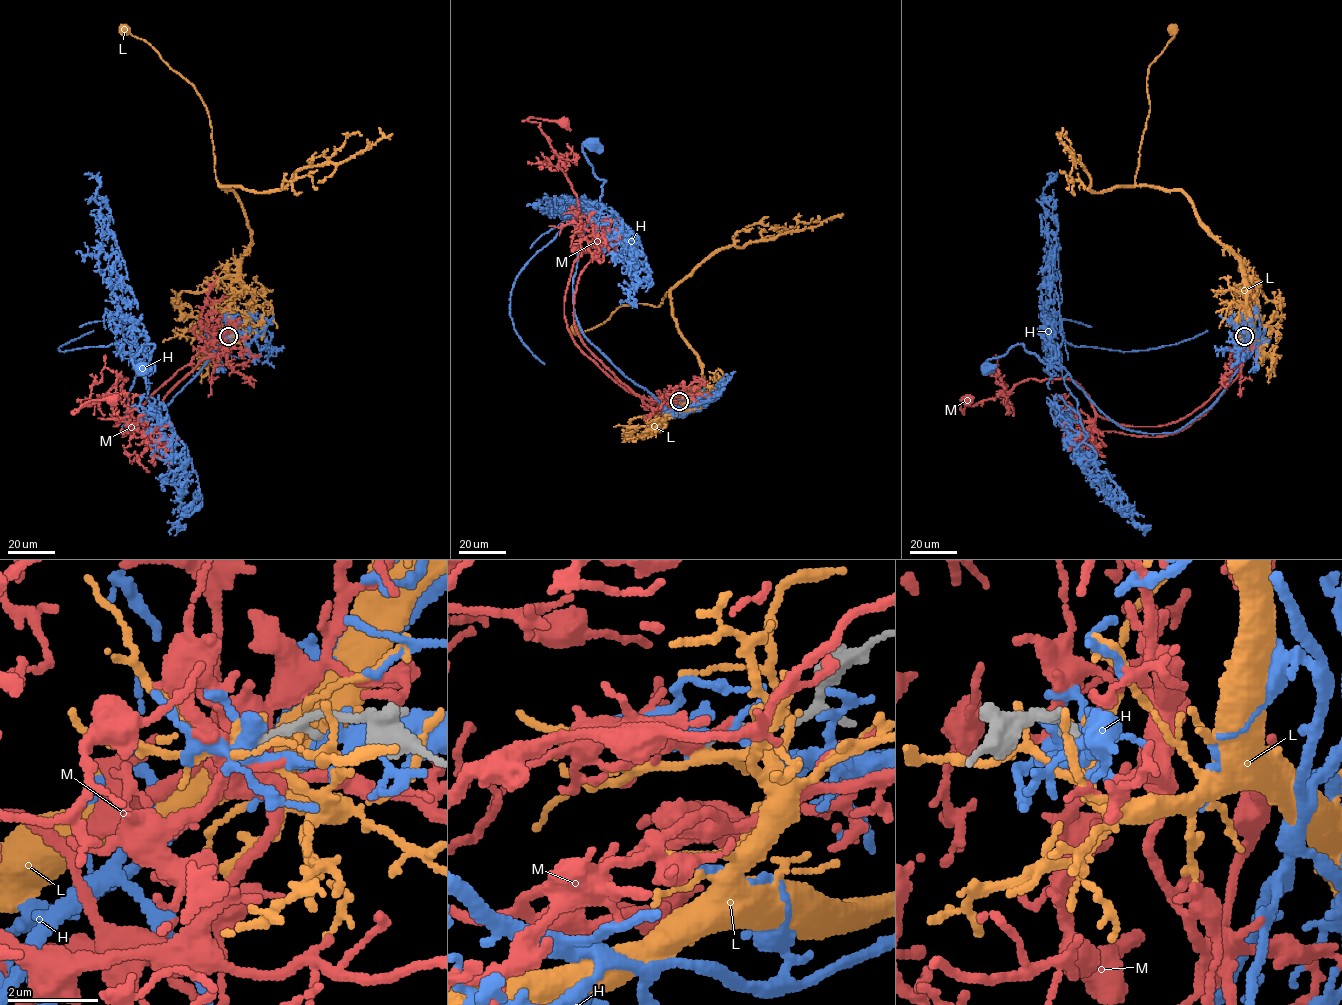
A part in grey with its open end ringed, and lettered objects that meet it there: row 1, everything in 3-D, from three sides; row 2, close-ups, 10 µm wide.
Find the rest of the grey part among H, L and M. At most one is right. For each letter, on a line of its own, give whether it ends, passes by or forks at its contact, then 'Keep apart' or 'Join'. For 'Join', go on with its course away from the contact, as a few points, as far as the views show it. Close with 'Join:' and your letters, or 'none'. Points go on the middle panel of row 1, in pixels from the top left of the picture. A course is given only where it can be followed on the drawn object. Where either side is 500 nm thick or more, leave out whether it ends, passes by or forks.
H: It forks there. Keep apart
L: It forks there. Keep apart
M: It forks there. Join. Its course: (679, 401), (649, 408), (567, 326), (577, 194), (540, 124), (524, 120), (564, 123)
Join: M

